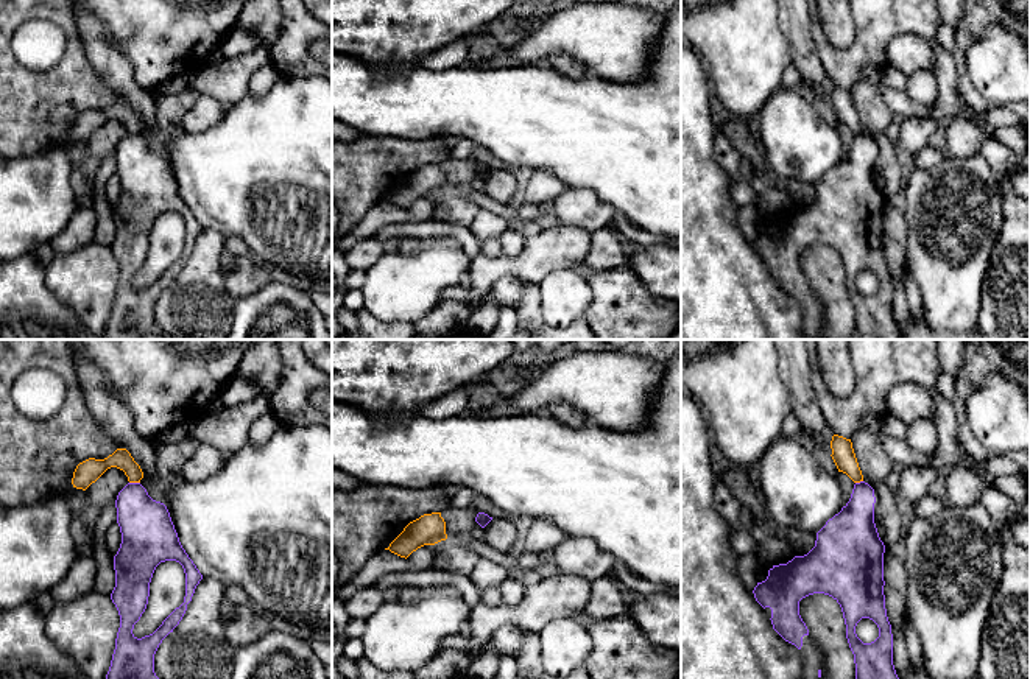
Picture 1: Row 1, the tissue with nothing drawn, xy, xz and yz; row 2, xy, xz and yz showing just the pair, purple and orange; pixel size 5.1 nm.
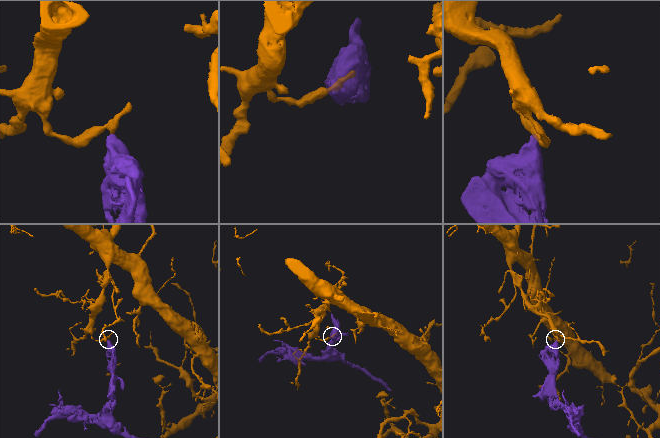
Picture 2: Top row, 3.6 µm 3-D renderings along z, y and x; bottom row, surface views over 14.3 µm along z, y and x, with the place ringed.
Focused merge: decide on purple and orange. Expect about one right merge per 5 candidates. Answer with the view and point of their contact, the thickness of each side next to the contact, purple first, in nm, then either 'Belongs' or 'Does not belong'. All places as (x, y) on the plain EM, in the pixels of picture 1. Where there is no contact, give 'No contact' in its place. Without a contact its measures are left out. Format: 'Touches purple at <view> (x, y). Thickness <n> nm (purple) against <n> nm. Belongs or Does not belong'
Touches purple at xy (134, 134). Thickness 280 nm (purple) against 120 nm. Does not belong

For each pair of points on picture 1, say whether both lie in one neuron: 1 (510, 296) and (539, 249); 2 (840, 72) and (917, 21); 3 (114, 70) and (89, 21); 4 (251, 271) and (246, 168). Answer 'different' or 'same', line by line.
1: different
2: same
3: same
4: different

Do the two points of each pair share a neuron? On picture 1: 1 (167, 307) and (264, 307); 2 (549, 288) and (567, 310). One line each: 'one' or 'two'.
1: two
2: one

